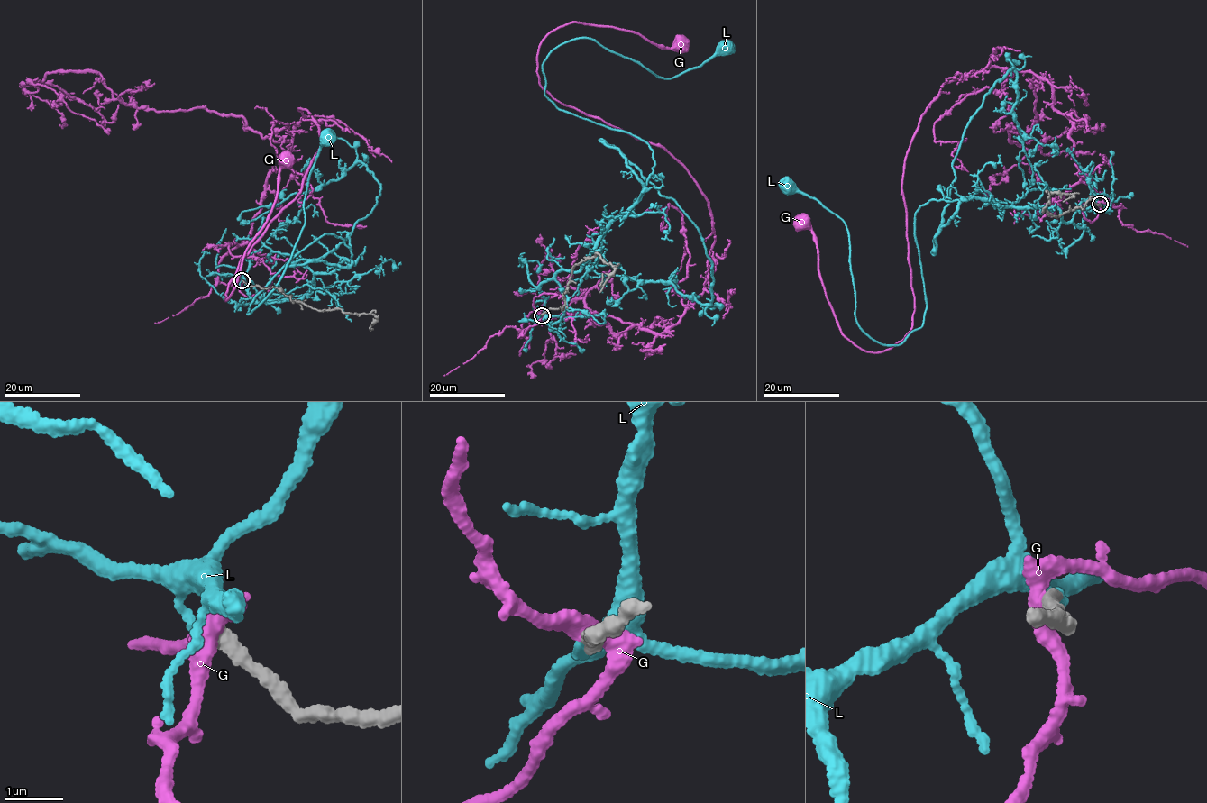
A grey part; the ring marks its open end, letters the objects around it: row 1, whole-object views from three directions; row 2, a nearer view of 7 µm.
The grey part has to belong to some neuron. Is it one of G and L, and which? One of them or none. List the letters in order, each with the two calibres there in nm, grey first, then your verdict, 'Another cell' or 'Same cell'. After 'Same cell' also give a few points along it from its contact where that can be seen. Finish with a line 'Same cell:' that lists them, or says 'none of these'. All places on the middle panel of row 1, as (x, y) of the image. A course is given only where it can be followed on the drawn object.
G: Thickness 240 nm (grey) against 360 nm. Another cell
L: Thickness 240 nm (grey) against 110 nm. Another cell
Same cell: none of these

